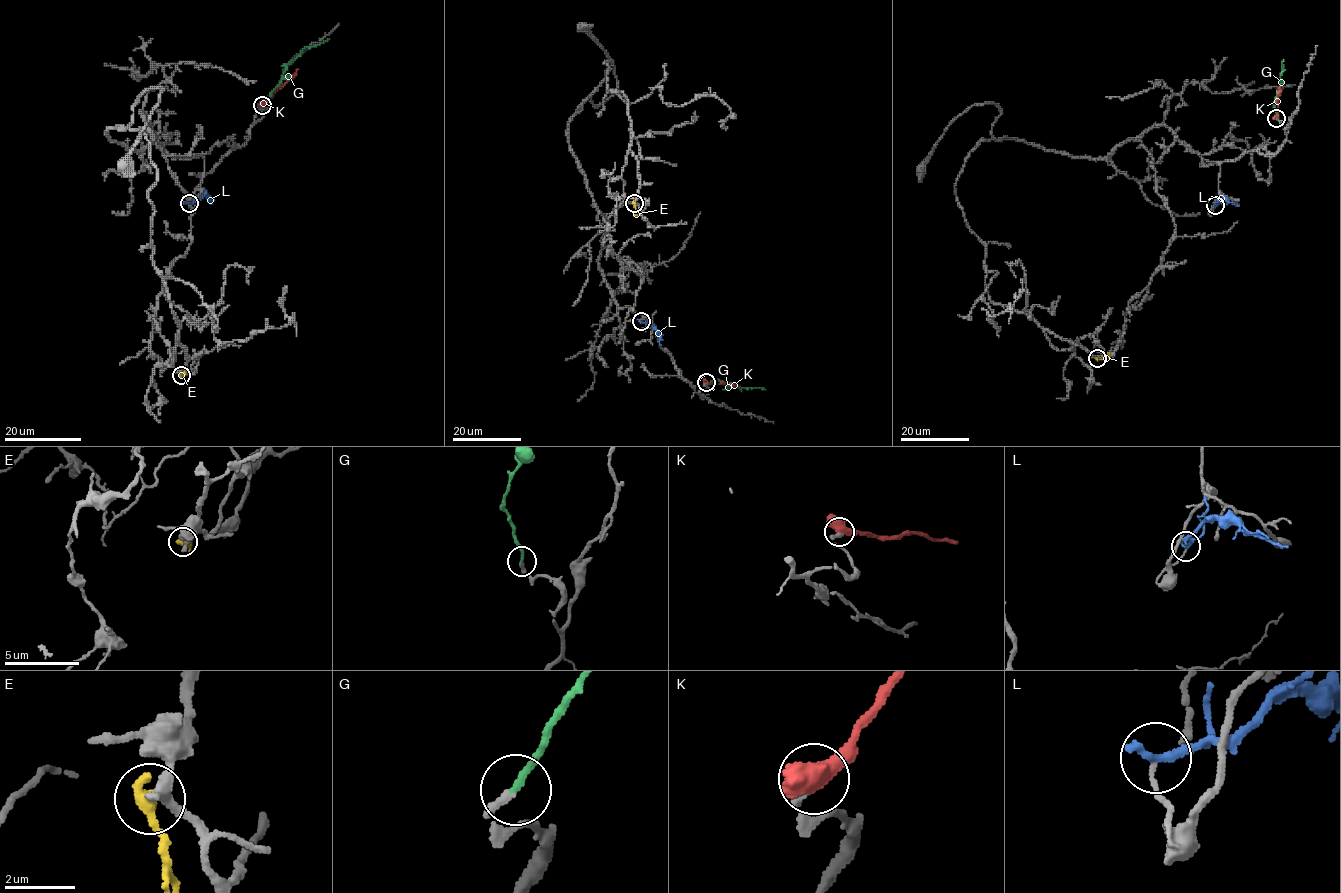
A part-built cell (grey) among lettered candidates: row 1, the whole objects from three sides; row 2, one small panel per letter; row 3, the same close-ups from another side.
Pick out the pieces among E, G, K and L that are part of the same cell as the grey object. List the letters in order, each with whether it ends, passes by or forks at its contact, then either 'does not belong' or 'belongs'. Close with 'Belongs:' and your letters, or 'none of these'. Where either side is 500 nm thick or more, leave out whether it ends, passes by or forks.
E: it ends there; does not belong
G: it ends there; belongs
K: does not belong
L: it ends there; does not belong
Belongs: G

